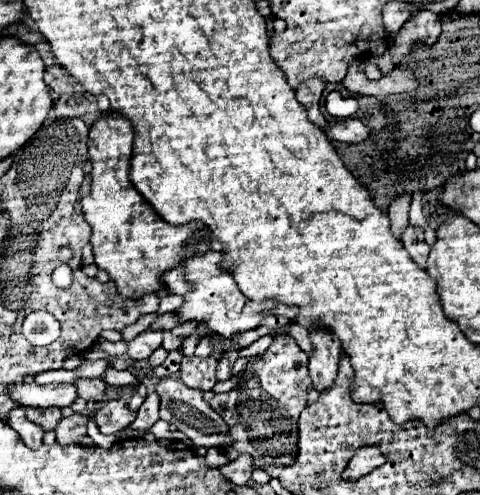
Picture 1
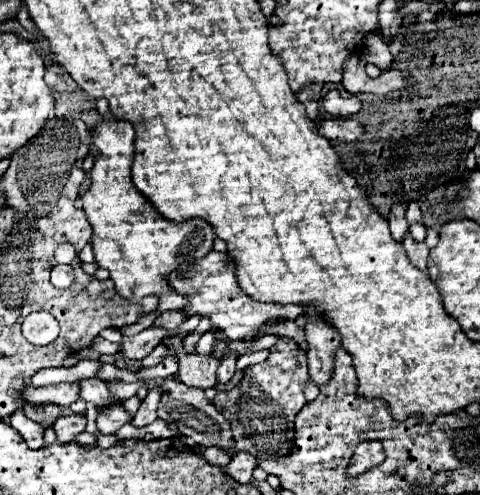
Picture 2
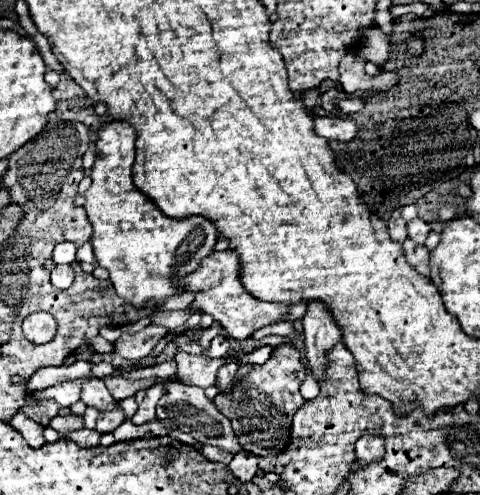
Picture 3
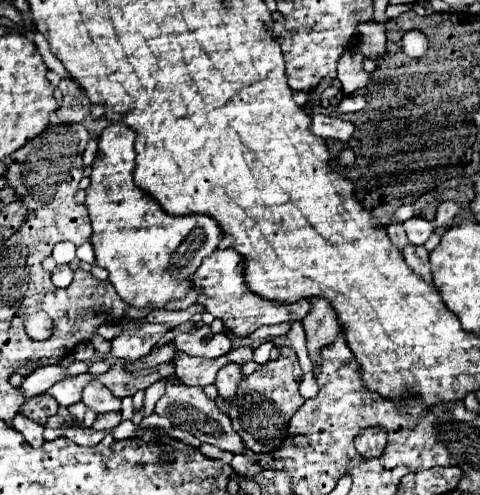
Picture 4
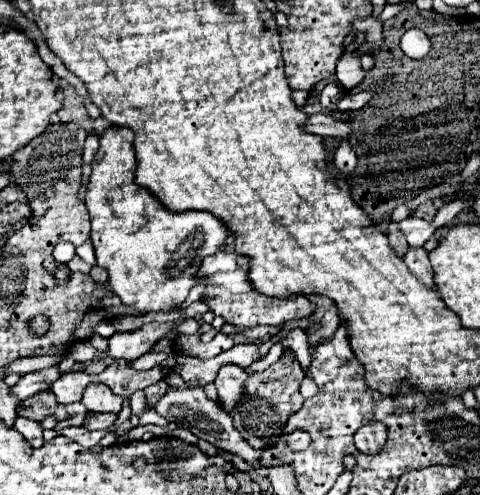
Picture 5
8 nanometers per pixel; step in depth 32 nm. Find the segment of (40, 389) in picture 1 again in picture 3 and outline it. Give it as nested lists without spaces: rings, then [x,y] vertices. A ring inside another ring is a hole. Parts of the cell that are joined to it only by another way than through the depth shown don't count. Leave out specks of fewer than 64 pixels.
[[[78,378],[78,380],[66,380],[66,382],[60,382],[52,388],[46,388],[44,392],[34,392],[32,396],[34,398],[54,398],[60,406],[72,406],[74,402],[80,400],[80,390],[82,390],[82,384],[86,382],[88,378]]]

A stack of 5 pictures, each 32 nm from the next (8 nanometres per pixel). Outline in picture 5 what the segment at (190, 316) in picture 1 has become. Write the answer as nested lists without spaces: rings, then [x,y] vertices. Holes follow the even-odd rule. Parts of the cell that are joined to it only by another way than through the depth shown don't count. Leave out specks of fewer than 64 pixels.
[[[220,250],[208,258],[200,268],[200,278],[208,278],[208,286],[204,292],[204,300],[208,302],[210,310],[216,316],[222,316],[226,322],[236,326],[256,326],[256,324],[270,324],[282,326],[288,320],[304,318],[314,312],[314,304],[306,296],[290,296],[290,298],[270,298],[260,294],[250,278],[248,278],[248,258],[238,256],[232,250]]]

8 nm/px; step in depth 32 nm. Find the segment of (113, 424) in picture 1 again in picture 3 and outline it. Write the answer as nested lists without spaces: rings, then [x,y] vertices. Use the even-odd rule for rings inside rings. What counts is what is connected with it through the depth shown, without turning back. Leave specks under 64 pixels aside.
[[[120,408],[116,412],[102,412],[98,416],[96,430],[102,432],[102,434],[106,434],[106,432],[112,432],[114,428],[118,428],[122,422],[124,422],[124,412]]]

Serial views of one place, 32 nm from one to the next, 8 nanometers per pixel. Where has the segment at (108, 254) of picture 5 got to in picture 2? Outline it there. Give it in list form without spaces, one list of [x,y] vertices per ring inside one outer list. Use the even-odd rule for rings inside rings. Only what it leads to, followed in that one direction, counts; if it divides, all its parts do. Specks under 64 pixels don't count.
[[[104,120],[92,130],[92,139],[92,186],[82,196],[82,200],[86,218],[94,230],[92,248],[96,264],[110,272],[116,292],[132,304],[140,304],[146,296],[168,296],[174,292],[168,276],[172,272],[186,274],[198,258],[204,258],[212,250],[216,238],[214,228],[202,218],[190,218],[184,222],[166,220],[154,208],[154,204],[136,190],[130,176],[134,160],[132,124],[124,120]],[[96,238],[104,242],[102,248],[96,246]]]

